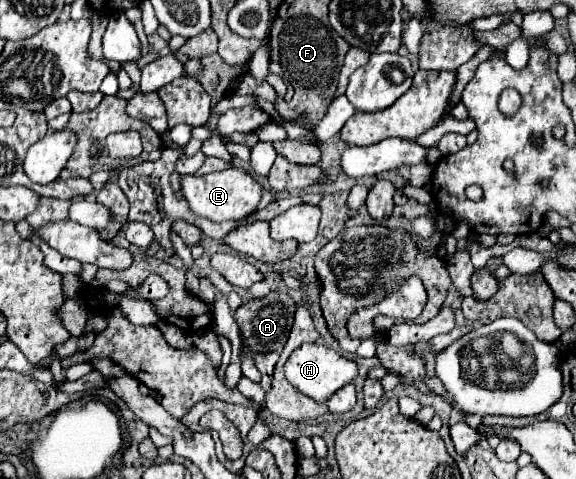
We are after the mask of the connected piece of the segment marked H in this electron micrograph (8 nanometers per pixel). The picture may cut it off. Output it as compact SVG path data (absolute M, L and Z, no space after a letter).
M319 344L299 346L297 350L293 350L289 360L285 362L285 378L301 394L313 398L315 402L327 400L329 396L333 396L333 392L337 392L337 388L343 388L345 384L353 382L355 376L357 376L357 364L353 360L347 360L341 354L337 354L335 350L331 350L327 346L319 346Z

